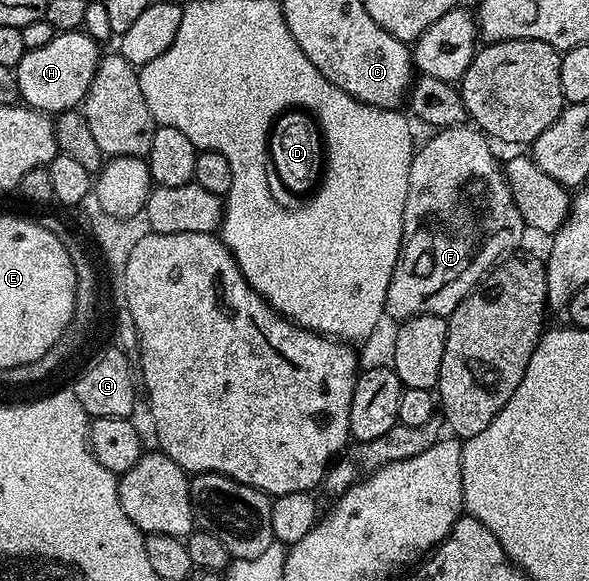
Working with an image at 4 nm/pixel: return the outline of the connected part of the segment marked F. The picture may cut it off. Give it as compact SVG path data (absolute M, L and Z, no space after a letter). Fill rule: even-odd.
M446 128L432 134L432 137L424 145L415 149L412 165L408 171L408 197L404 207L404 240L400 244L400 257L394 266L394 274L390 278L390 286L386 290L386 302L384 303L385 313L389 317L393 316L396 322L403 322L412 316L443 316L445 318L452 315L452 312L463 302L473 288L520 244L520 239L526 233L524 219L520 216L518 206L512 197L512 187L508 184L508 177L502 164L496 161L496 156L492 153L493 145L489 137L479 130L468 132L464 128Z

